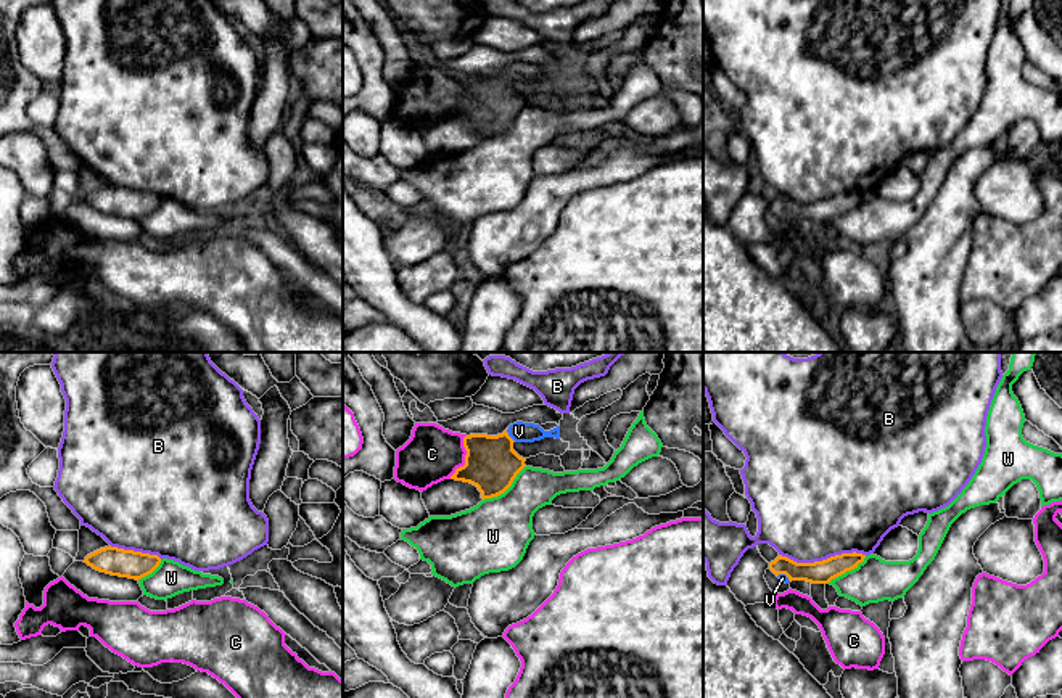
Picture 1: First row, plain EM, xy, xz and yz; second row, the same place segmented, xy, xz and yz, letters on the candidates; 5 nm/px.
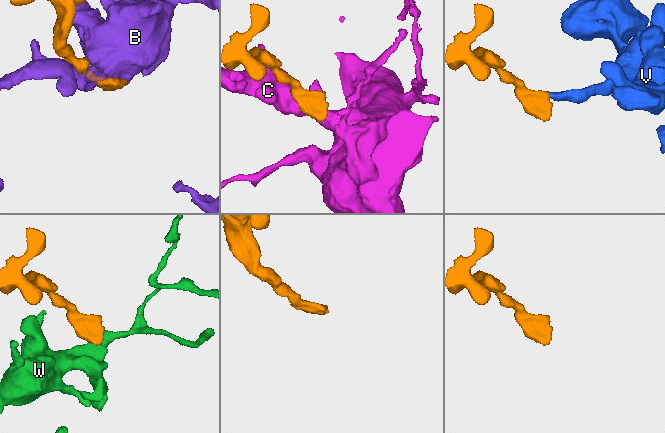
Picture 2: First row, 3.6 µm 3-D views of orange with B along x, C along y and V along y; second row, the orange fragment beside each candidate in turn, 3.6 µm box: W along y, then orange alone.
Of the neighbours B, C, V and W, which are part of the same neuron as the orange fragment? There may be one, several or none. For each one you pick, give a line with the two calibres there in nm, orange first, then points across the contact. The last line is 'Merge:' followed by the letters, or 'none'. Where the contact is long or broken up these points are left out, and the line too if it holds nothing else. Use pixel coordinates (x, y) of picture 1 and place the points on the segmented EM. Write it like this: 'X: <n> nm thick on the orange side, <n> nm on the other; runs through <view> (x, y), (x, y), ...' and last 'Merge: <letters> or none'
V: 260 nm thick on the orange side, 100 nm on the other; runs through xz (491, 463), (493, 455), (507, 435), (518, 431)
Merge: V

